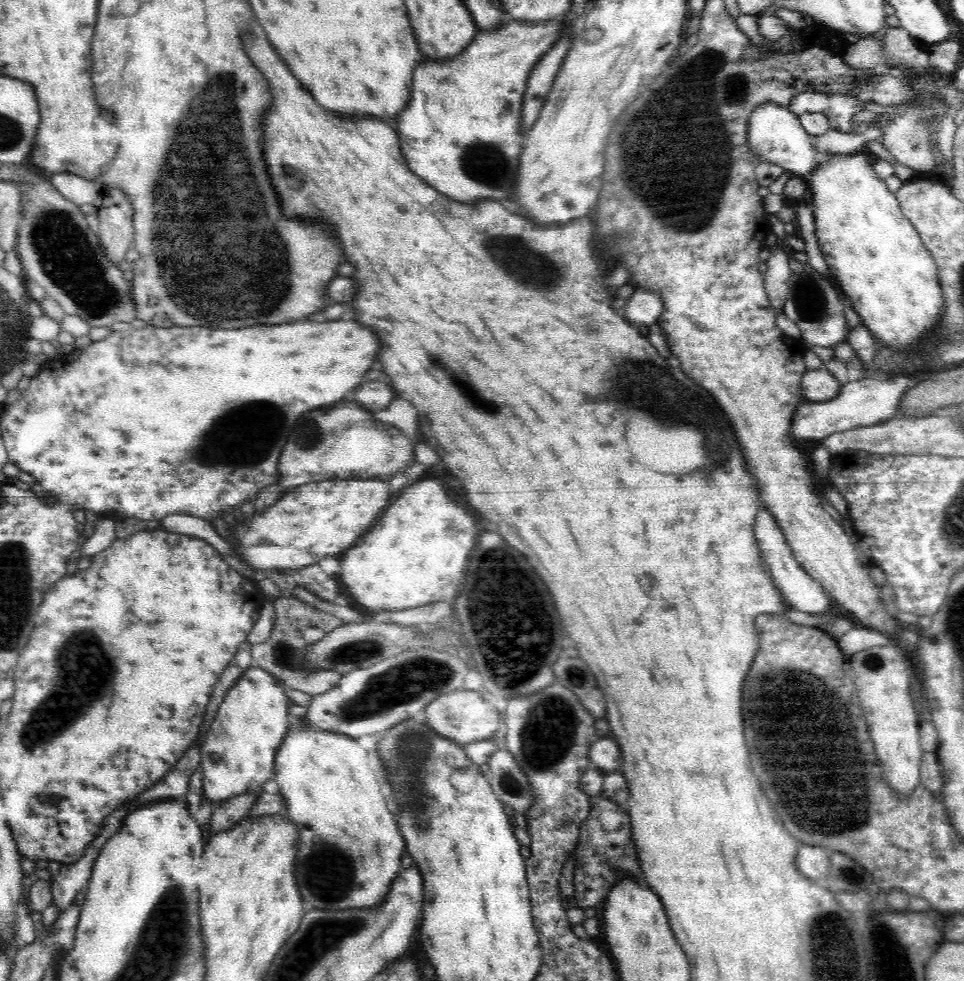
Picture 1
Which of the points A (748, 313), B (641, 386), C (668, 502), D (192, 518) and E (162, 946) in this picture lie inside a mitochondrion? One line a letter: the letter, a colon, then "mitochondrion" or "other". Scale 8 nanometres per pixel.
A: other
B: mitochondrion
C: other
D: other
E: mitochondrion

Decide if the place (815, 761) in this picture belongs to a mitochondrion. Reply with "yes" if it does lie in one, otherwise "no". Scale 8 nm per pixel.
yes

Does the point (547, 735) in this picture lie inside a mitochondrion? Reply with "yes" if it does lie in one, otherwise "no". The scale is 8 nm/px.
yes

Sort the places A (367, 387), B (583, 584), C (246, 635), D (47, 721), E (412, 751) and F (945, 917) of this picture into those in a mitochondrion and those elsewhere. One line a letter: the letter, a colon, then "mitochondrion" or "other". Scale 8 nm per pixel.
A: other
B: other
C: other
D: mitochondrion
E: mitochondrion
F: other

